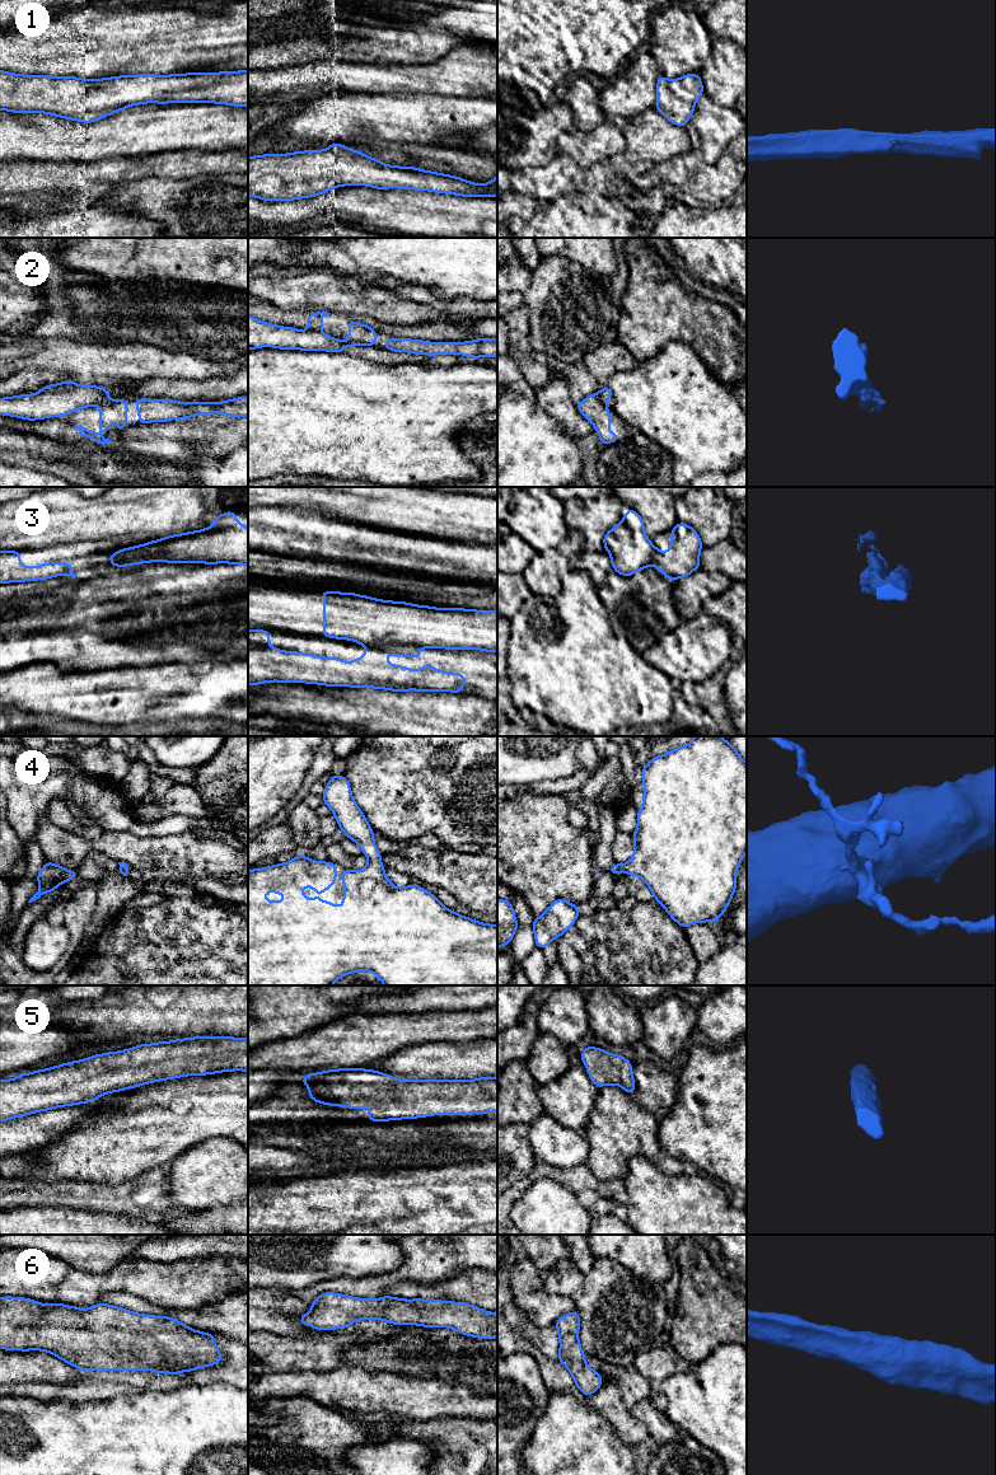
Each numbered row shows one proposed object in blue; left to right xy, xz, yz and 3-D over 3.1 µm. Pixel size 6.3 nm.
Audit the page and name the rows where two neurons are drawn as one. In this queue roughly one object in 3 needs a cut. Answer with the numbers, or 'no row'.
2, 3

